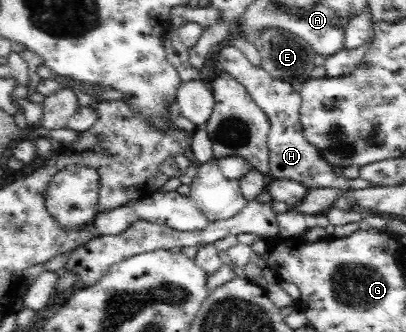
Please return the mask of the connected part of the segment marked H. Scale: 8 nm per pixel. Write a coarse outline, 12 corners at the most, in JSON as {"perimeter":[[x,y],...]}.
{"perimeter":[[232,45],[221,66],[265,113],[267,175],[313,188],[375,183],[337,175],[305,138],[300,94]]}

